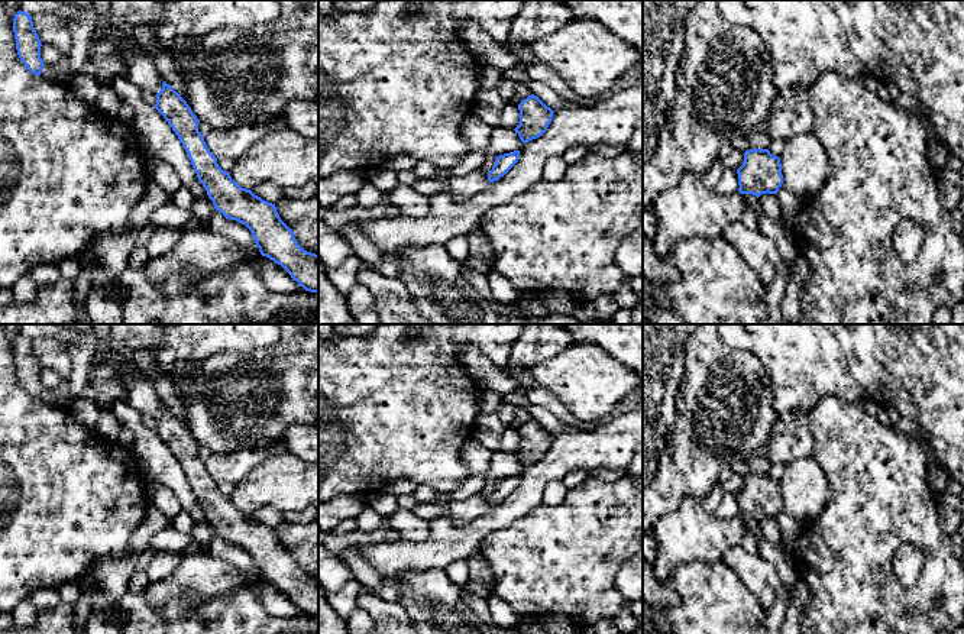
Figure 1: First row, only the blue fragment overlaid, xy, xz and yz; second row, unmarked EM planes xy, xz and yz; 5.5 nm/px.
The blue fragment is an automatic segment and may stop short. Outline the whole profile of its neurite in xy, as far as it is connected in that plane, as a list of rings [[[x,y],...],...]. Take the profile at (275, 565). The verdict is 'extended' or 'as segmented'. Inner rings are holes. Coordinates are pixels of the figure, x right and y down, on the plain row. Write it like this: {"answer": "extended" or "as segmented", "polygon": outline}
{"answer": "as segmented", "polygon": [[[165,405],[155,420],[155,433],[182,468],[198,505],[214,533],[245,549],[262,580],[281,589],[305,615],[318,617],[318,579],[304,575],[294,556],[281,544],[275,528],[242,512],[223,495],[198,456],[200,444],[187,426]]]}

